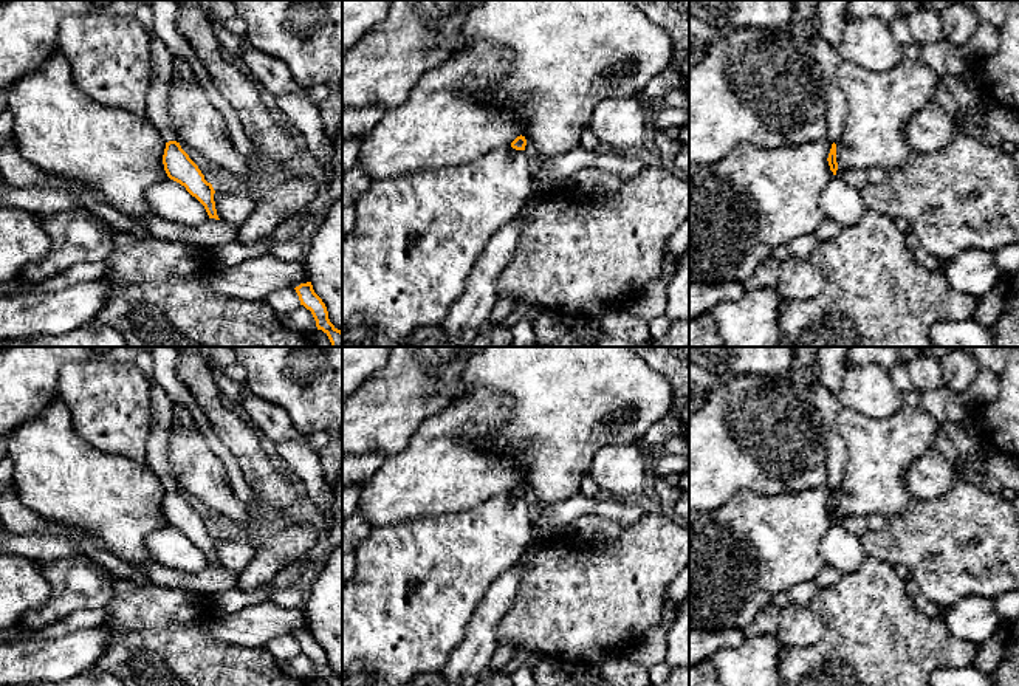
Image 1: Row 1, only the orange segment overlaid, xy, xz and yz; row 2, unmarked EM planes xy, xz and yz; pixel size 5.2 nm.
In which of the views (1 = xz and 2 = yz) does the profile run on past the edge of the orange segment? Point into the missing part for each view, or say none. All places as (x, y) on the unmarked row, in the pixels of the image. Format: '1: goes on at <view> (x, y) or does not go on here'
1: does not go on here
2: does not go on here

